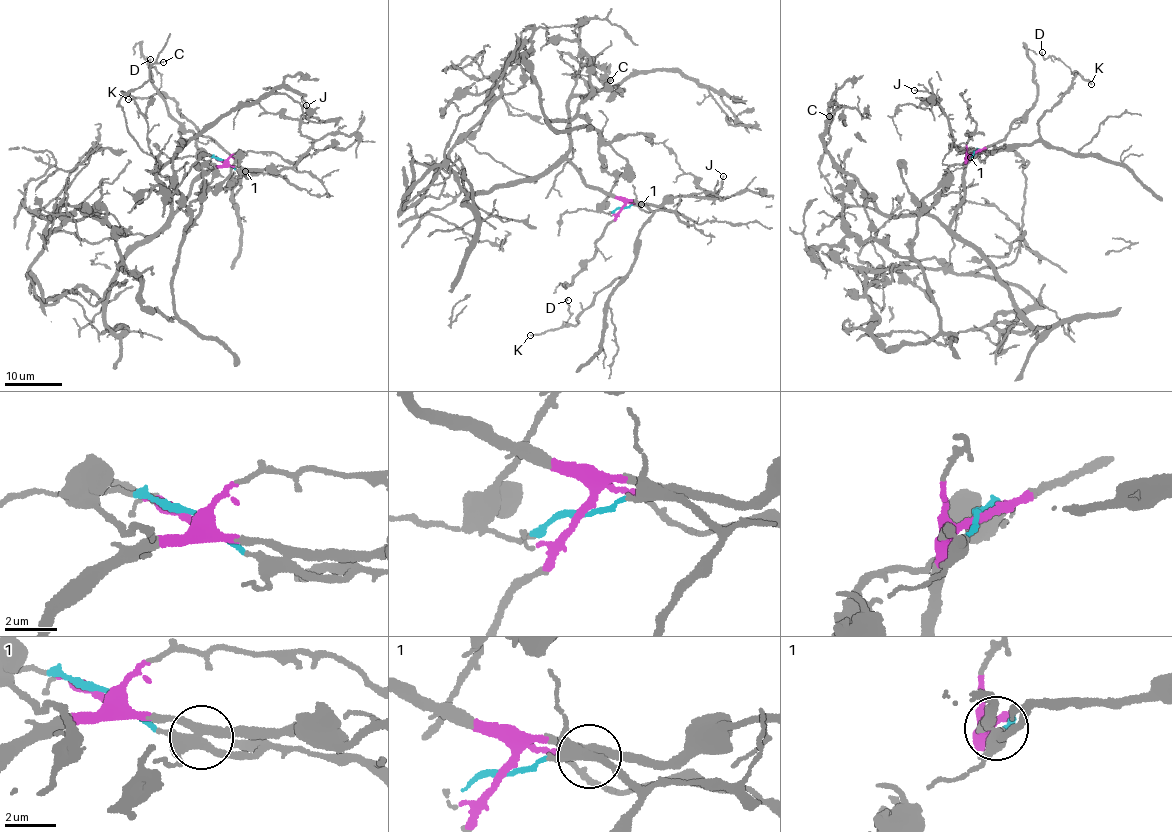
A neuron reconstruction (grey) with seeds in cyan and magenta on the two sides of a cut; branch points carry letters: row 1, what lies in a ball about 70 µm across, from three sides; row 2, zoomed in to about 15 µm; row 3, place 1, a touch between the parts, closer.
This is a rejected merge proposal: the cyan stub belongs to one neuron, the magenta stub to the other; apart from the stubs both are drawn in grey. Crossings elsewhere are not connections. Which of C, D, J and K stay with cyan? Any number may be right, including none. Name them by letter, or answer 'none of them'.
D, K

